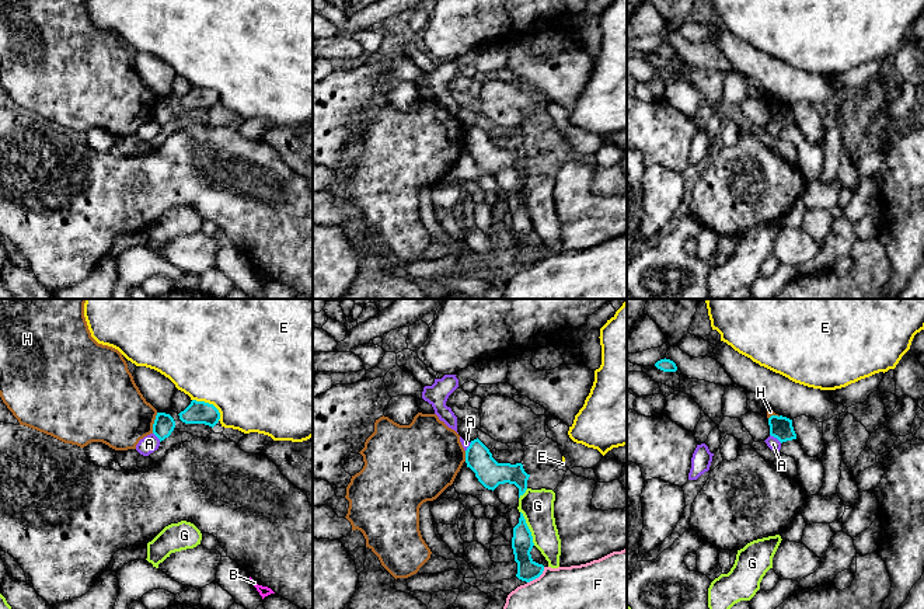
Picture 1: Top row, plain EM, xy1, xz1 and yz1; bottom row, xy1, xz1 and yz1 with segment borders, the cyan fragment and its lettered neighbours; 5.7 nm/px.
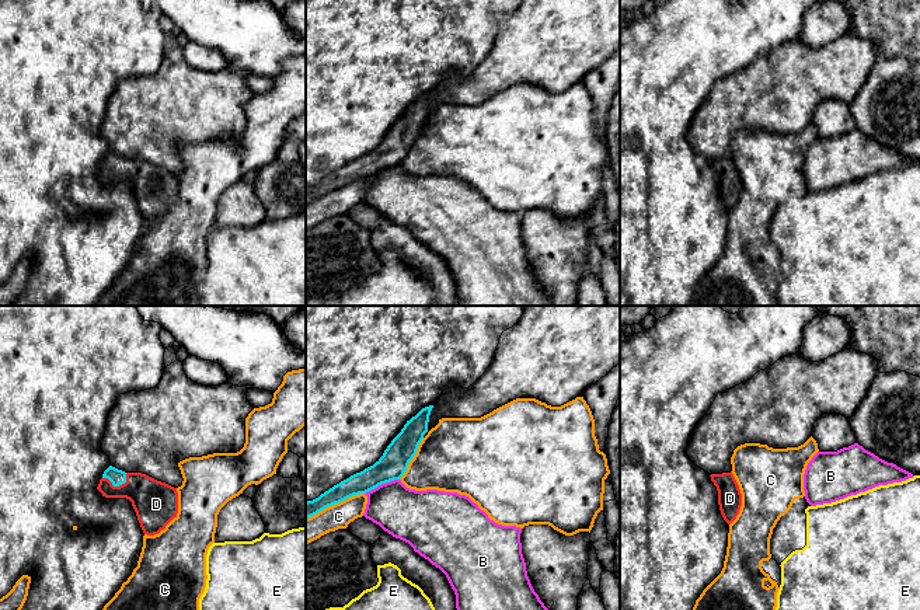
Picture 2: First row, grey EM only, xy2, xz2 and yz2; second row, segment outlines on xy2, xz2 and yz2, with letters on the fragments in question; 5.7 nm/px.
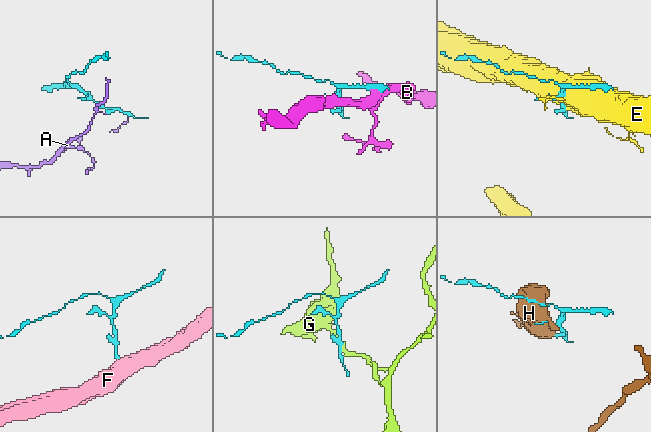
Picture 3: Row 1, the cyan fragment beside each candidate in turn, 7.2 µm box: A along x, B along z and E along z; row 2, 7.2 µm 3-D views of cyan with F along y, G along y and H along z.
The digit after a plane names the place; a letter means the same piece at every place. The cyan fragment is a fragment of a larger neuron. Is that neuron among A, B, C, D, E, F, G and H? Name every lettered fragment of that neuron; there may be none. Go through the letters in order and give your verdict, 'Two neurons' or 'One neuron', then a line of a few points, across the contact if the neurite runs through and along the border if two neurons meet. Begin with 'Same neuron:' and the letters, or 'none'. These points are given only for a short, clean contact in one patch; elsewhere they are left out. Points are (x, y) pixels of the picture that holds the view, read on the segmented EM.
Same neuron: D
A: Two neurons. Line: yz1 (770, 434), (781, 442)
B: Two neurons
C: Two neurons
D: One neuron. Line: xy2 (118, 477), (118, 485), (138, 487), (156, 504)
E: Two neurons
F: Two neurons
G: Two neurons. Line: xz1 (520, 511), (534, 545)
H: Two neurons

